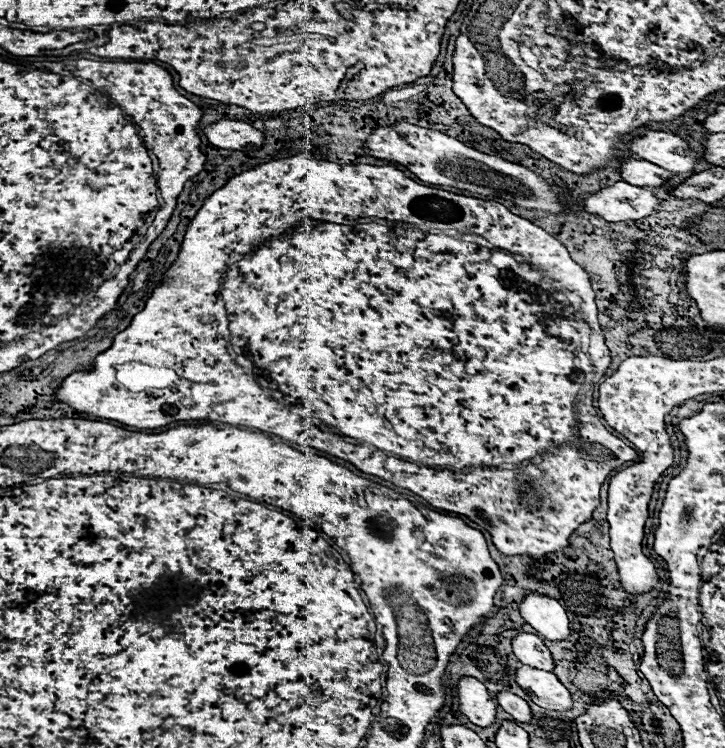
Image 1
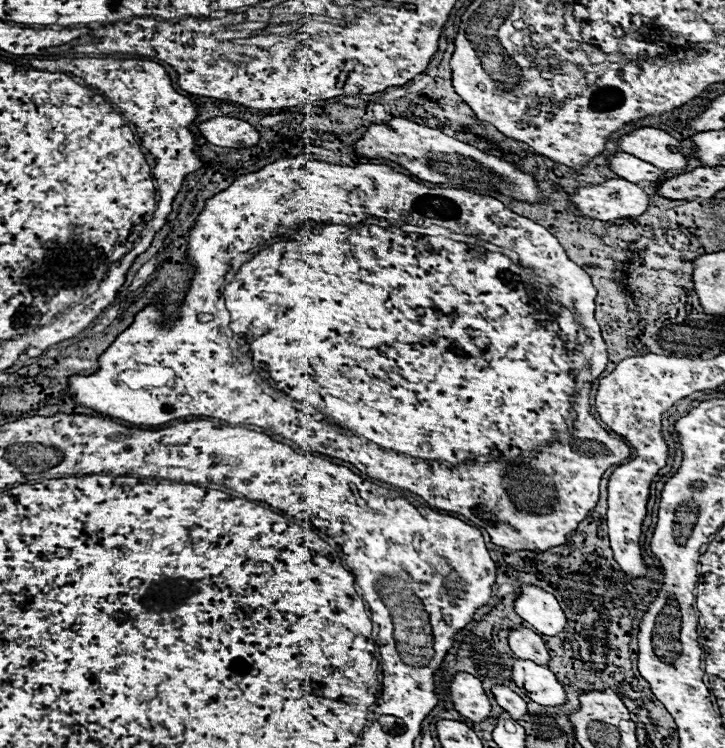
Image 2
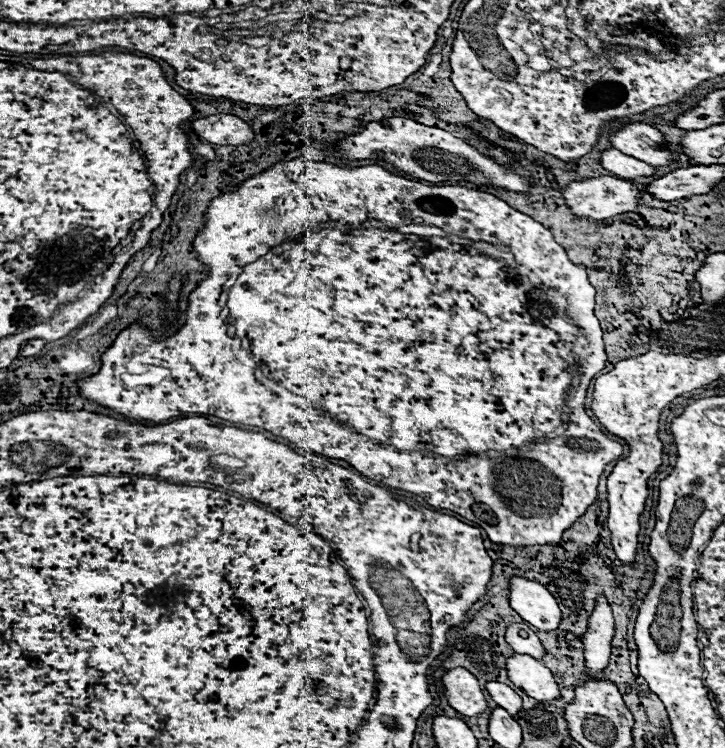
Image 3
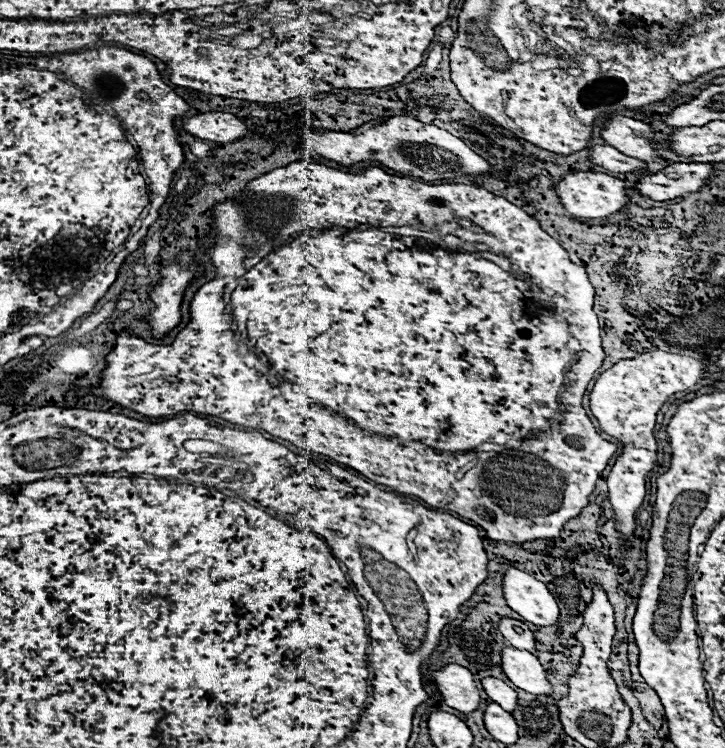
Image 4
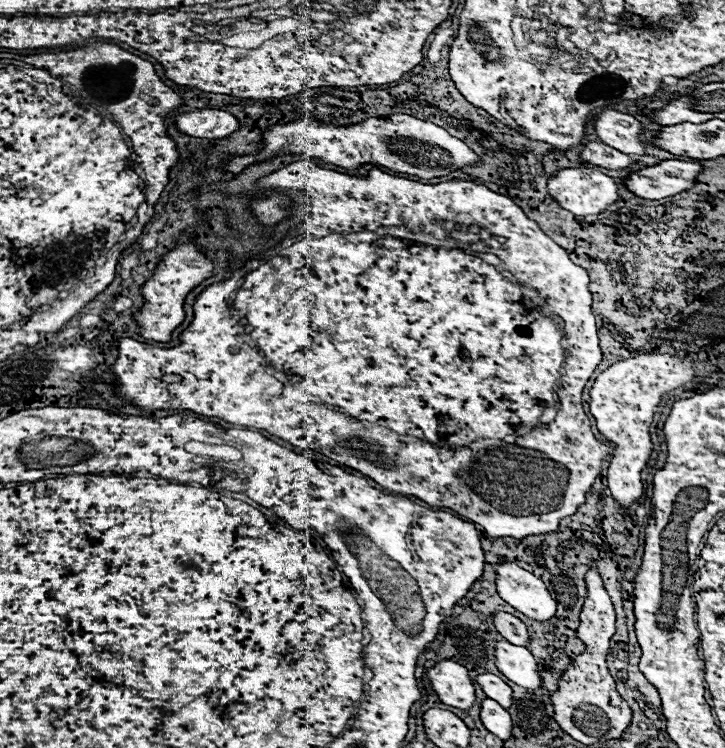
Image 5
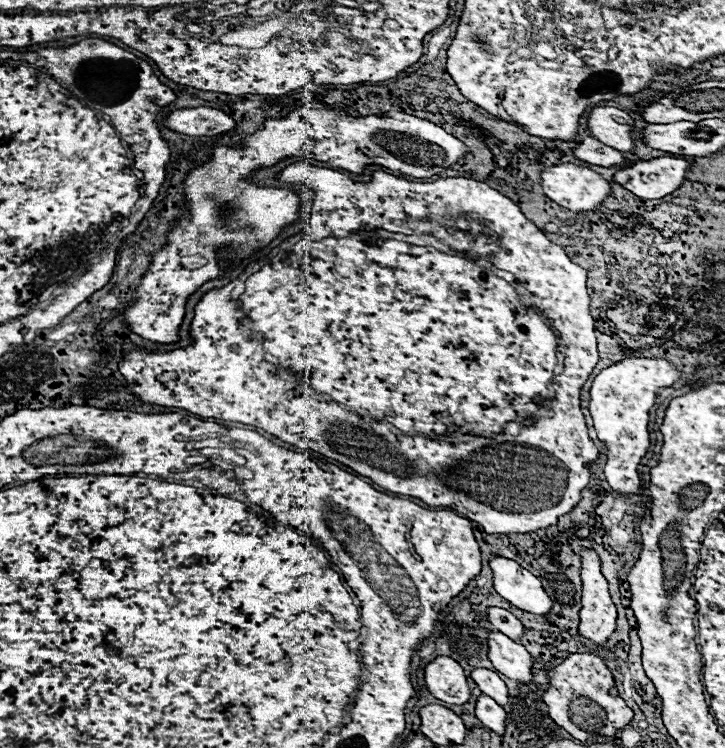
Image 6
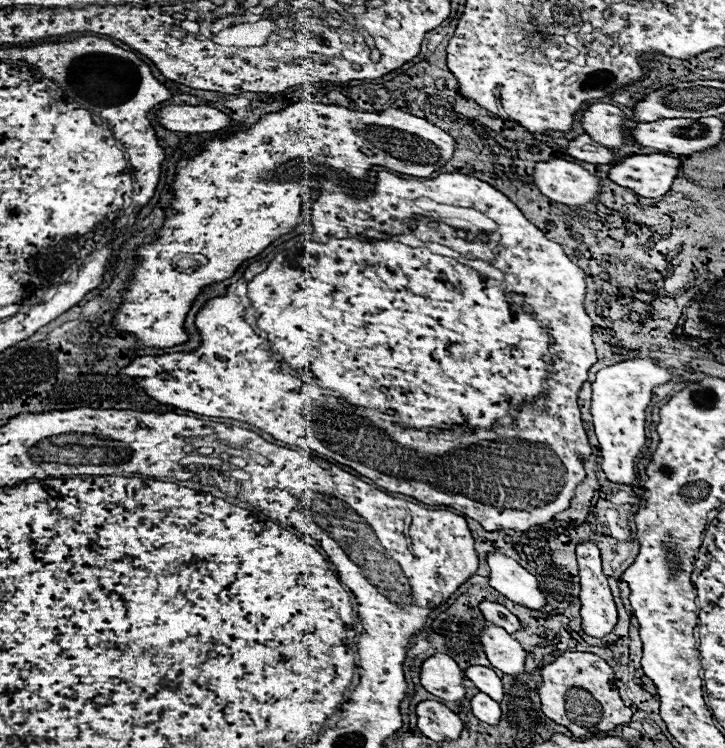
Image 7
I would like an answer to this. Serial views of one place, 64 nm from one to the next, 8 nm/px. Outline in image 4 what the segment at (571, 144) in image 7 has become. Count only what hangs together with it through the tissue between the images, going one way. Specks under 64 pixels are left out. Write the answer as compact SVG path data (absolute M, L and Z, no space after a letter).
M608 144L588 148L588 158L592 158L594 164L598 164L606 170L612 170L612 172L636 172L636 170L646 168L644 162L624 156L622 152L618 152L616 148L612 148Z

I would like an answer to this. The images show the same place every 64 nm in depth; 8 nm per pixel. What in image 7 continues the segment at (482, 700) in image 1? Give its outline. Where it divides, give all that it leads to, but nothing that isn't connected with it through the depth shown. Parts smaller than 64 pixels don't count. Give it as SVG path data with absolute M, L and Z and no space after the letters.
M436 652L434 656L422 662L422 670L420 670L422 686L430 694L442 700L462 700L464 698L462 678L464 678L462 670L448 654Z

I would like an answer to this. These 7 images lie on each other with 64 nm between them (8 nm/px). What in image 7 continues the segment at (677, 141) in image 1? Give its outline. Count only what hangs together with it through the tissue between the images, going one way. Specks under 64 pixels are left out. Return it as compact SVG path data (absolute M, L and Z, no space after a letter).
M596 102L588 110L582 112L580 122L582 122L584 132L592 140L596 140L608 148L618 148L624 144L622 120L624 120L624 114L620 108L616 108L612 104Z

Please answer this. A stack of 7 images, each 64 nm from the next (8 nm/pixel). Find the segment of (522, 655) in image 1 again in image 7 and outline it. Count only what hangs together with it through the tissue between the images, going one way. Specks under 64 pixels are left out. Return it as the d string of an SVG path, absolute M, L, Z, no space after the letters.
M484 600L484 602L478 604L478 608L480 608L480 612L484 614L484 618L486 618L488 622L494 622L494 624L502 626L508 634L514 634L514 632L520 630L518 618L516 618L506 606L502 606L502 604L498 604L498 602L488 602L488 600Z

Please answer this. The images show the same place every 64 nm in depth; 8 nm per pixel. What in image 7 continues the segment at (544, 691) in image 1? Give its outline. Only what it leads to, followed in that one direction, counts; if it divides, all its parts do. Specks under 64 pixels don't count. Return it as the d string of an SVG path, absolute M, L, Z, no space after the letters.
M488 622L488 626L482 628L480 642L494 668L512 676L524 672L526 652L508 632L504 632L504 628Z

